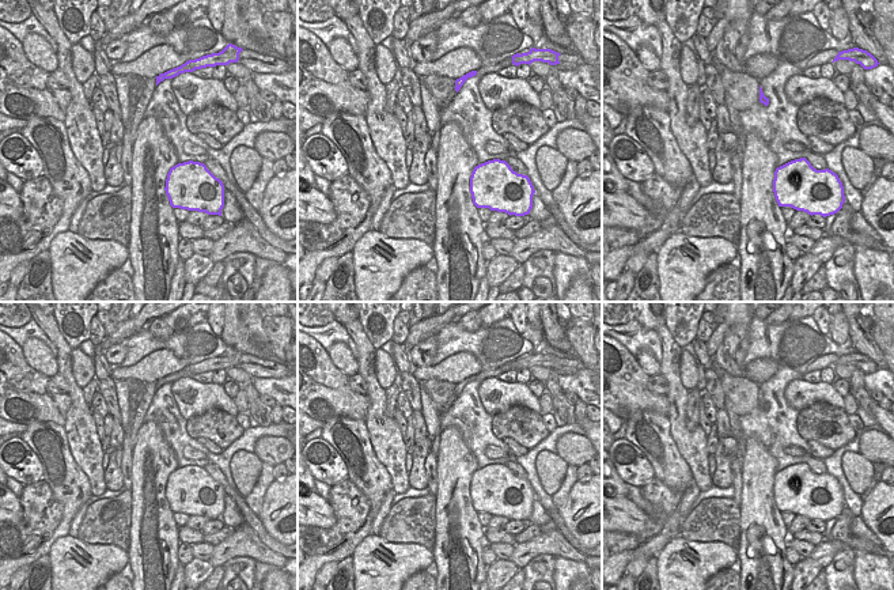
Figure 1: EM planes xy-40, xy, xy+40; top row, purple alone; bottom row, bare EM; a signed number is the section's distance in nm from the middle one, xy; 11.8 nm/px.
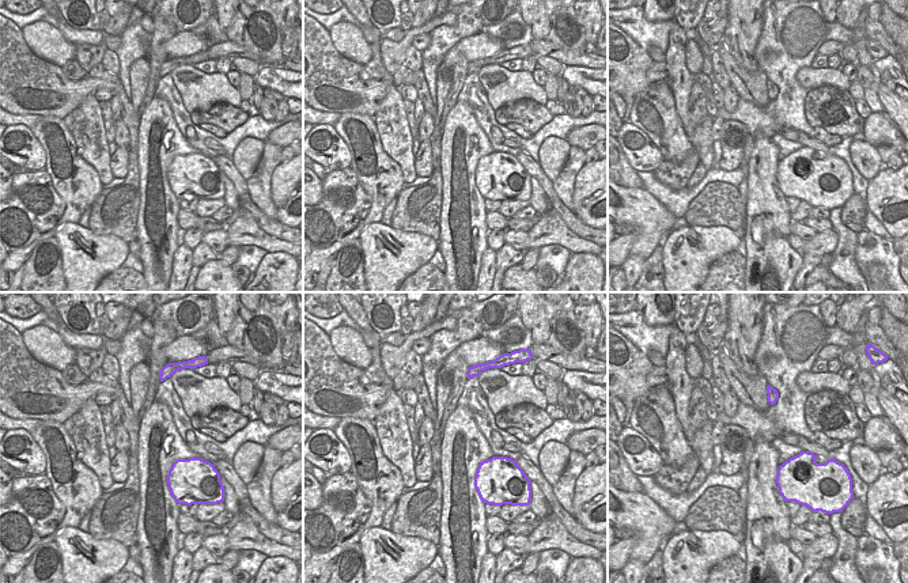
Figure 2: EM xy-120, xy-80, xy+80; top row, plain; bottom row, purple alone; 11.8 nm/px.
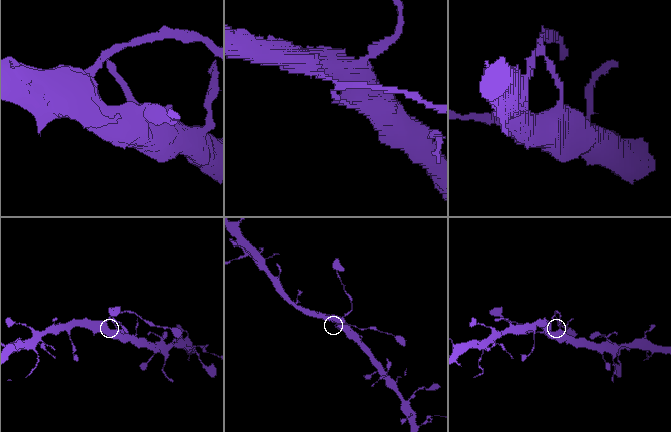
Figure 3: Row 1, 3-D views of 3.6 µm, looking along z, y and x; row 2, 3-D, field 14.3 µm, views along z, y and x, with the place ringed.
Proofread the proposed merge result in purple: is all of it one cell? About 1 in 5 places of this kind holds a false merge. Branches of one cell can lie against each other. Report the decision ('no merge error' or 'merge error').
no merge error

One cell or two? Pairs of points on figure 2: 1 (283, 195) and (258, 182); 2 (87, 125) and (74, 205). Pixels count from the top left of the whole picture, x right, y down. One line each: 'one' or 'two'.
1: two
2: two

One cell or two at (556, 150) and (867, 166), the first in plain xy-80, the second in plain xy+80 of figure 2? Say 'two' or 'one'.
one

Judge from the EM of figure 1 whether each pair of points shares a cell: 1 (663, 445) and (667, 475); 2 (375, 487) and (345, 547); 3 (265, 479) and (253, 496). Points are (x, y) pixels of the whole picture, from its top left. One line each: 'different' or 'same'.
1: same
2: same
3: same

